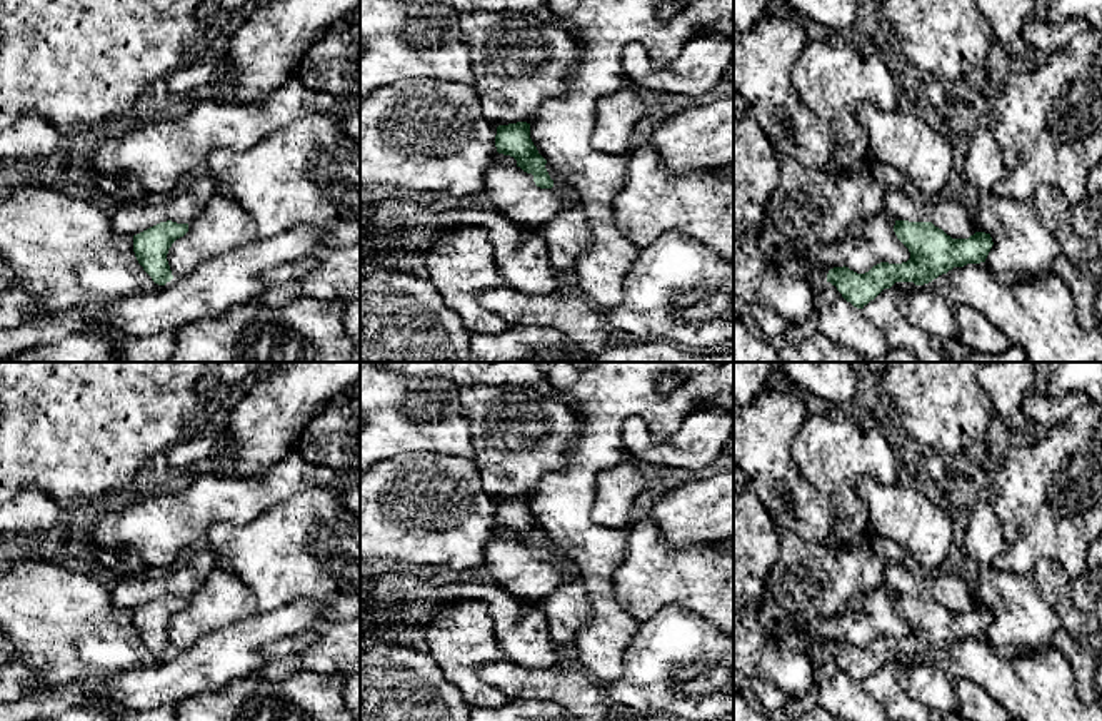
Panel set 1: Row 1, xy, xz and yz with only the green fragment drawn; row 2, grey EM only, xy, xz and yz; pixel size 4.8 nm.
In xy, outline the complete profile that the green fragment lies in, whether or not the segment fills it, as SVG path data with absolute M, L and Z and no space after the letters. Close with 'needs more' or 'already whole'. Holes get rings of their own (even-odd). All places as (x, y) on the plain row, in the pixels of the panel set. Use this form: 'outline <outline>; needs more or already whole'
outline M167 594L133 609L135 631L155 658L165 659L173 653L167 628L172 618L187 606L188 597Z; already whole

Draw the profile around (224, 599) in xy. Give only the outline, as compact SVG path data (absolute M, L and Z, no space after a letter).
M223 562L188 597L188 606L168 623L167 634L173 651L188 649L208 633L227 628L257 613L250 589Z

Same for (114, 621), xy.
M43 552L38 561L22 559L0 569L0 629L15 648L13 654L0 663L0 704L37 696L72 681L113 678L127 669L160 661L138 638L133 611L112 603L110 581L98 569L60 559L58 554Z

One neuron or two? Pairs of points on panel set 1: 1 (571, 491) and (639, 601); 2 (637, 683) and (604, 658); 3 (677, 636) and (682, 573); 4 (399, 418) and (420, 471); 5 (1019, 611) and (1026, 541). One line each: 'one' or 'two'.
1: two
2: two
3: two
4: two
5: two

